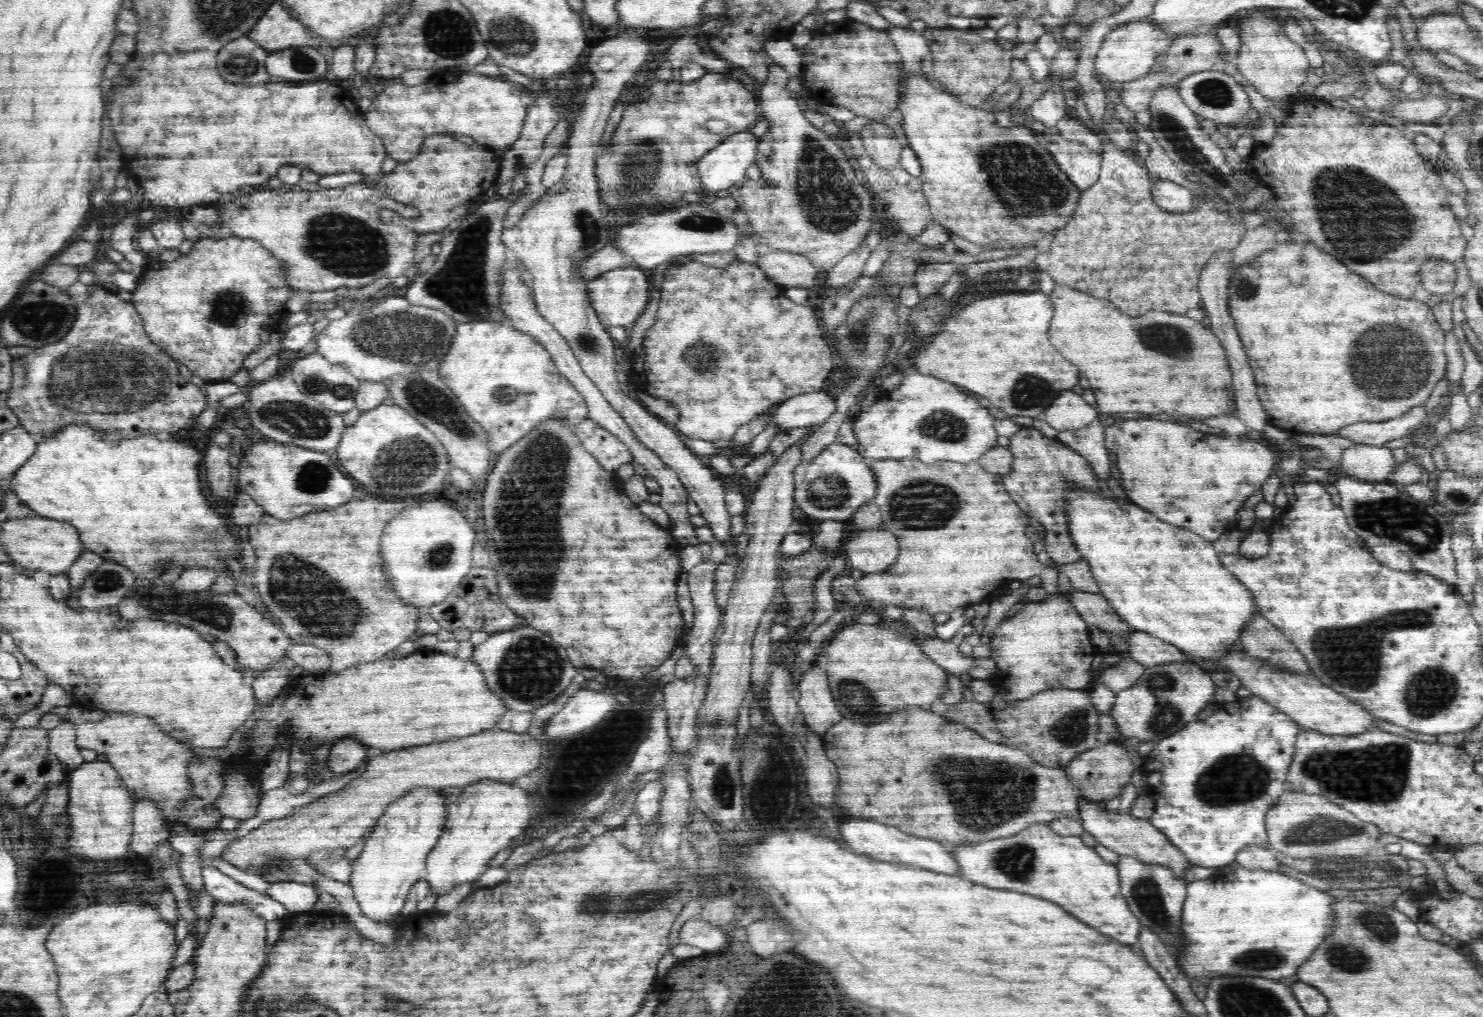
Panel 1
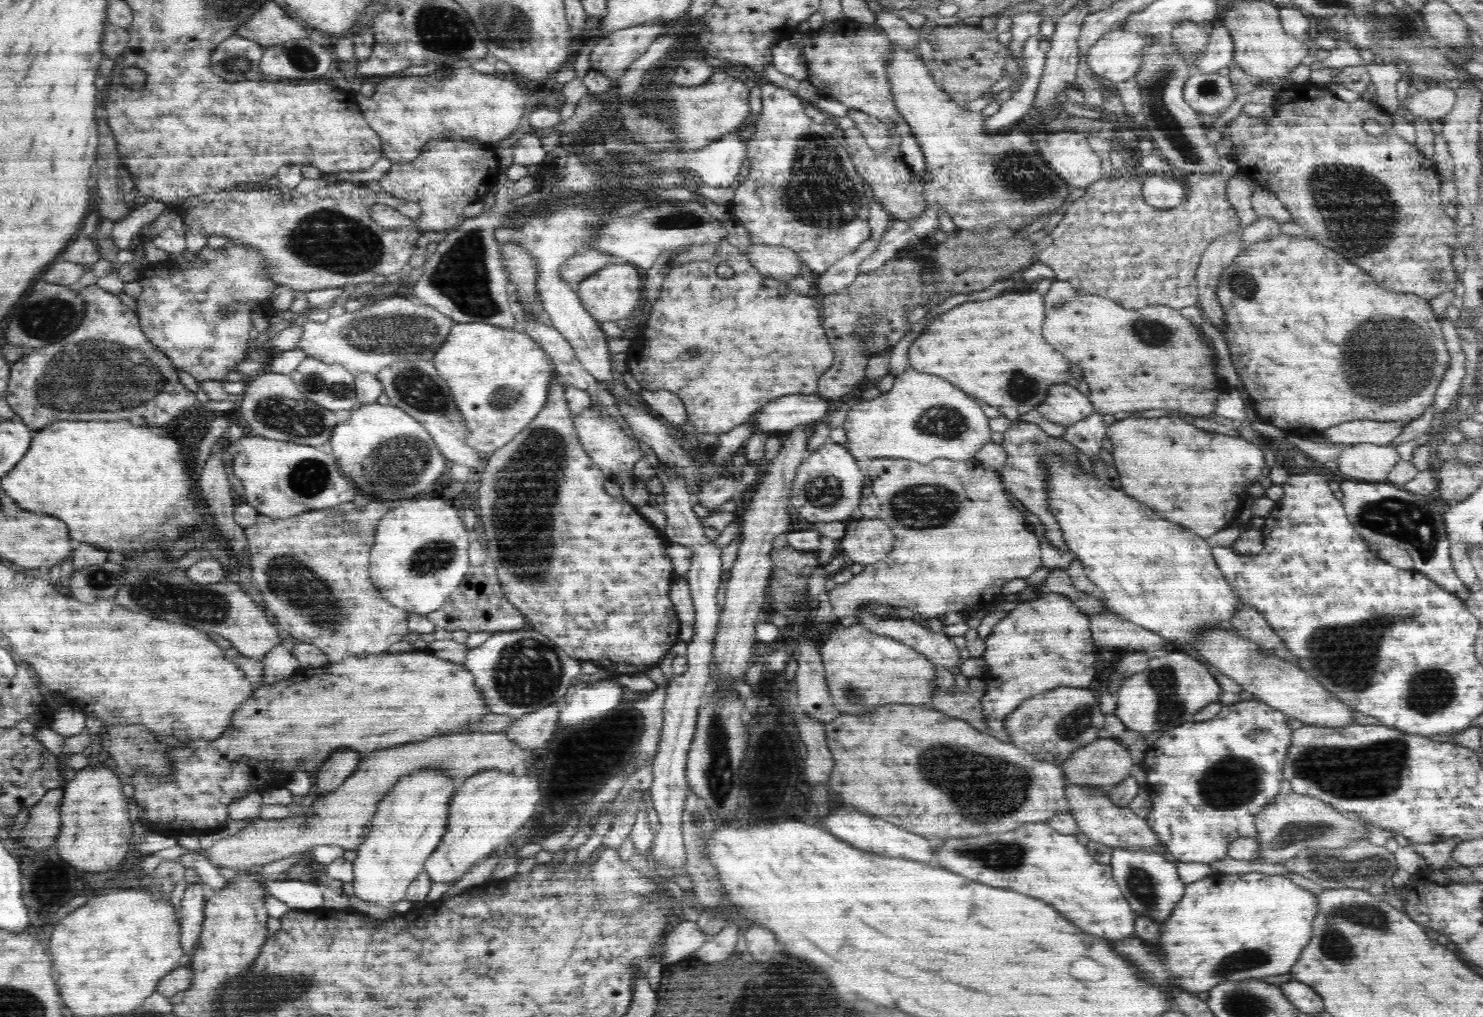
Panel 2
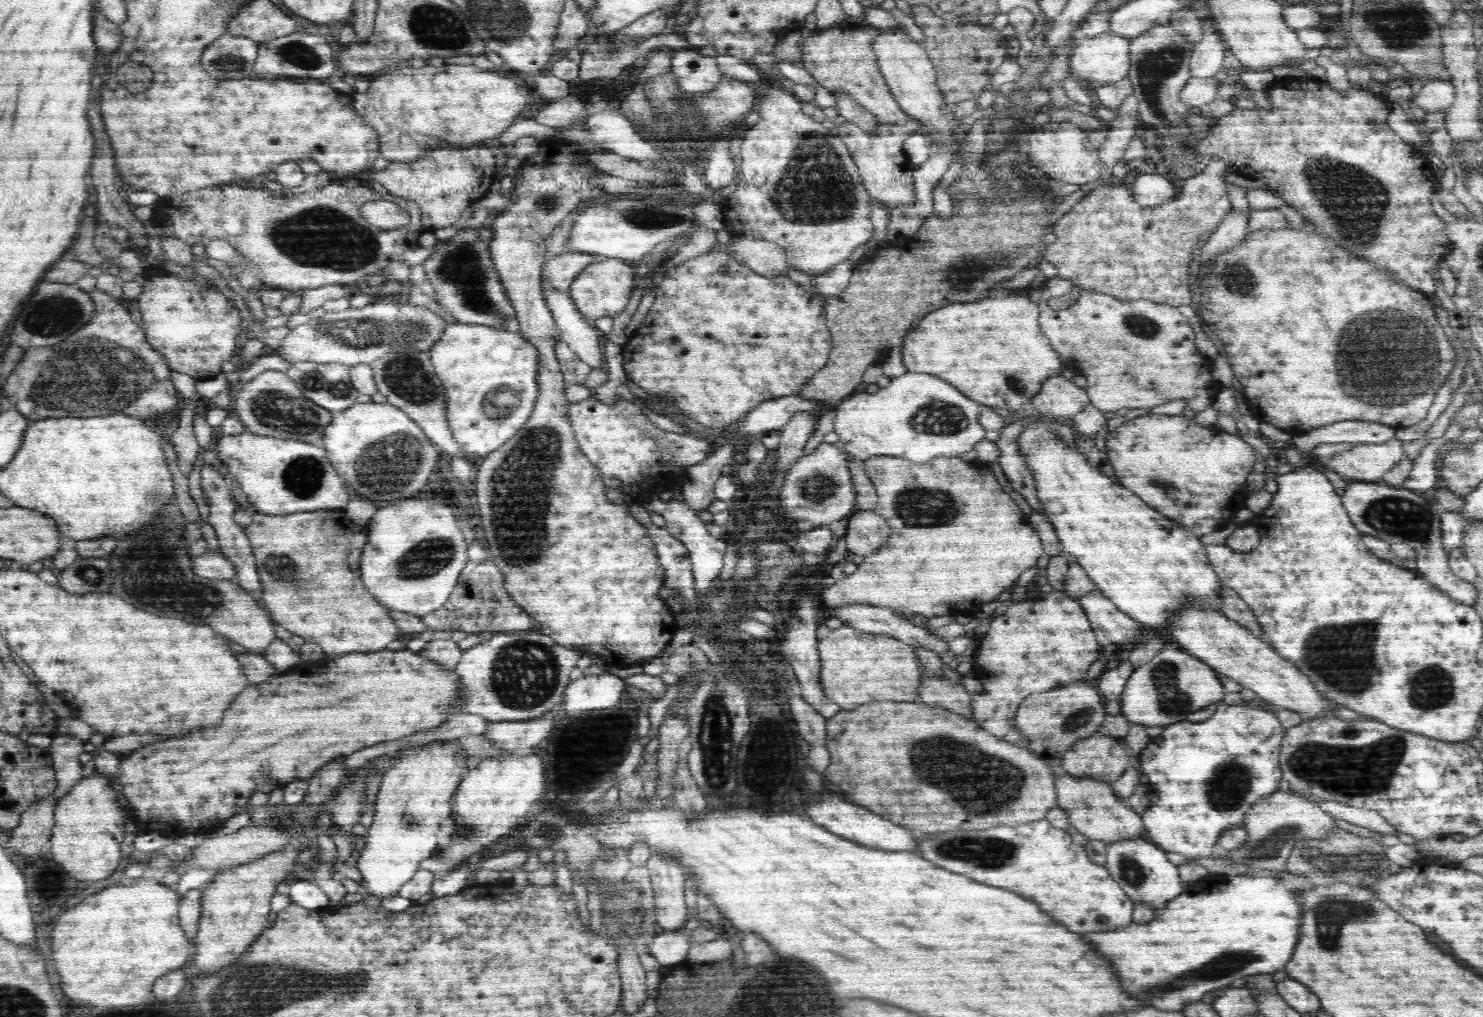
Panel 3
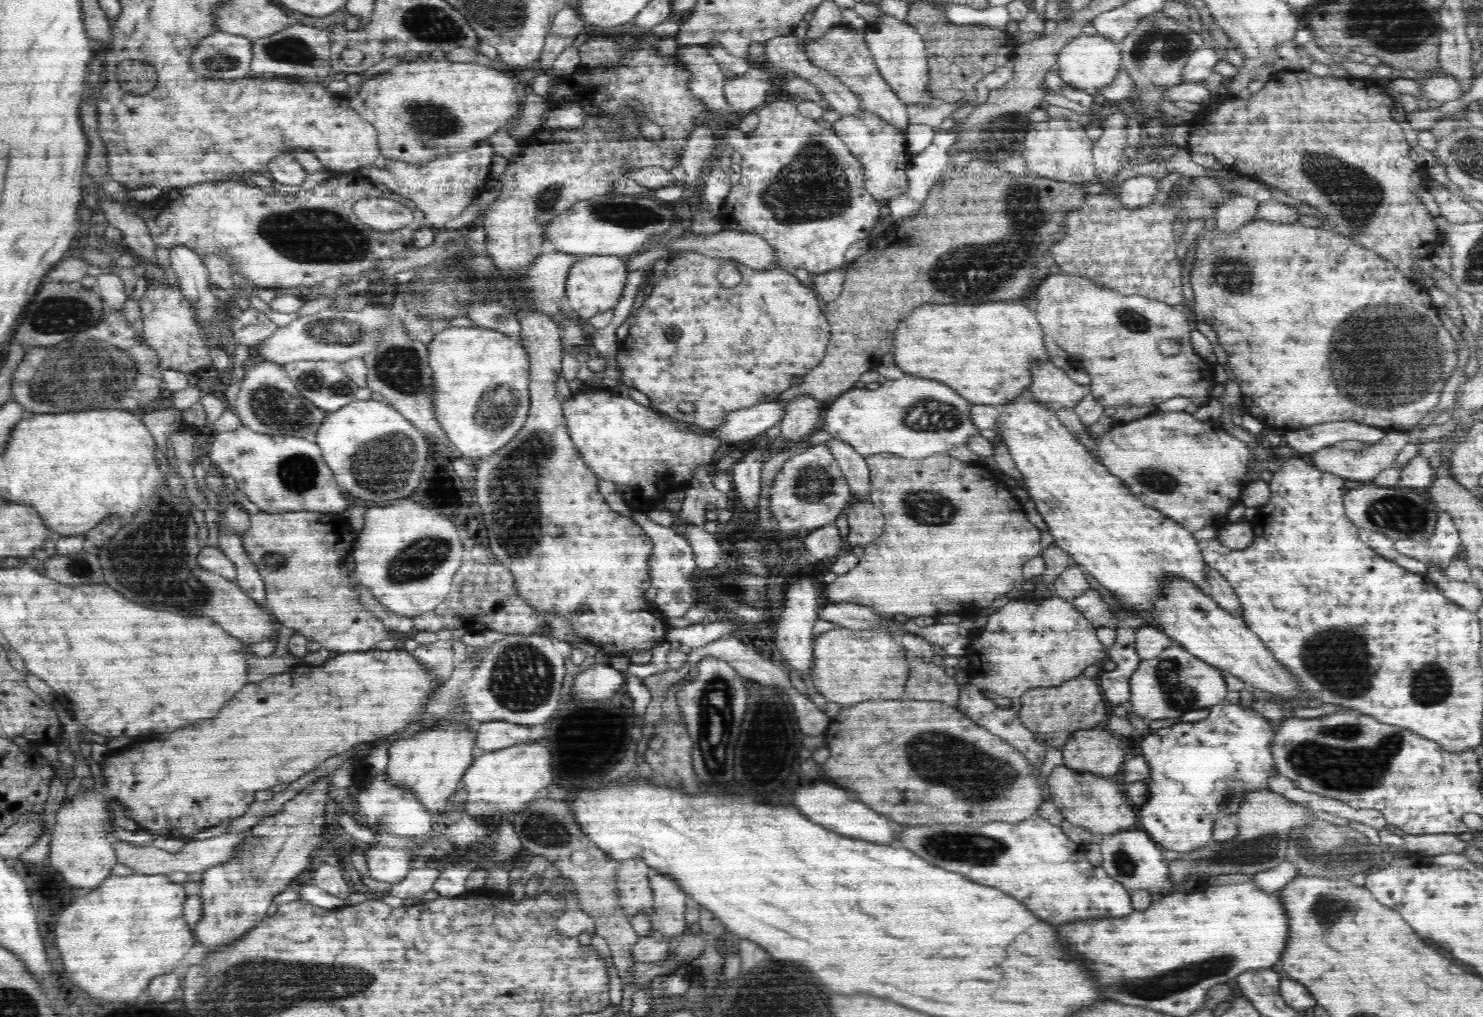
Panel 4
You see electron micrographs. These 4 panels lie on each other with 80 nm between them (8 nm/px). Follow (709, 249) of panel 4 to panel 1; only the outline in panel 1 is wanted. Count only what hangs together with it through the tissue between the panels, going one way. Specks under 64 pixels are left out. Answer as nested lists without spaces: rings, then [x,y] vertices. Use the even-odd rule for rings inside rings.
[[[770,252],[760,258],[760,269],[768,278],[779,282],[786,288],[800,287],[810,290],[816,282],[820,270],[800,254],[788,252]]]

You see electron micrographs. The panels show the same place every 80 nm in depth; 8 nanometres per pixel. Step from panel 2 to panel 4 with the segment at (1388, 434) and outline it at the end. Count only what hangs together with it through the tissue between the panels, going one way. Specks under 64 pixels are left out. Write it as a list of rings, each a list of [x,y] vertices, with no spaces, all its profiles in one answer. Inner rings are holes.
[[[1328,422],[1328,424],[1316,424],[1298,431],[1284,433],[1284,438],[1296,450],[1302,453],[1314,453],[1320,448],[1333,446],[1345,440],[1378,443],[1388,434],[1386,430],[1358,422]]]

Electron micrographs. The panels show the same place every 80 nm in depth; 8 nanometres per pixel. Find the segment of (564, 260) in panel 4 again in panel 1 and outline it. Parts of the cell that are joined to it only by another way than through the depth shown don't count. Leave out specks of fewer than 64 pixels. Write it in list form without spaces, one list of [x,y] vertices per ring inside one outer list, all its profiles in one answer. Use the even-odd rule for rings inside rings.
[[[606,245],[602,250],[590,254],[586,259],[582,259],[576,266],[575,272],[584,279],[594,279],[608,270],[615,267],[635,266],[626,254],[618,252],[618,249],[610,248]]]

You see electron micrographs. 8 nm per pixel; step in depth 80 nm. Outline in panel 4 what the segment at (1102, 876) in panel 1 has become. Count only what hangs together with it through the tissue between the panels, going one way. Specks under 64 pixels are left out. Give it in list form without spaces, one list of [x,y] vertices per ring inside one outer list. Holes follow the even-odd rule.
[[[1038,814],[1031,815],[1030,818],[1023,819],[1022,822],[1014,824],[1008,824],[1008,822],[990,822],[990,824],[986,824],[986,826],[978,826],[978,828],[976,828],[976,826],[958,826],[958,824],[932,824],[932,826],[926,826],[926,828],[908,828],[908,825],[902,825],[904,825],[904,830],[900,832],[900,842],[902,842],[908,850],[912,850],[916,856],[924,858],[924,860],[930,862],[930,864],[942,866],[944,870],[964,874],[966,878],[970,878],[970,880],[974,880],[974,882],[976,882],[976,878],[980,878],[980,884],[994,886],[994,888],[998,888],[1000,892],[1014,896],[1016,900],[1024,902],[1038,918],[1042,918],[1042,920],[1048,922],[1048,924],[1058,926],[1058,924],[1062,924],[1062,922],[1070,922],[1070,918],[1100,918],[1100,916],[1102,916],[1102,918],[1122,918],[1122,916],[1130,914],[1130,910],[1132,910],[1132,904],[1130,904],[1131,898],[1130,894],[1128,894],[1129,890],[1126,889],[1122,883],[1110,878],[1110,875],[1106,874],[1102,866],[1092,866],[1088,858],[1086,858],[1084,847],[1072,842],[1068,836],[1064,834],[1060,826],[1050,824],[1050,821],[1038,816]]]

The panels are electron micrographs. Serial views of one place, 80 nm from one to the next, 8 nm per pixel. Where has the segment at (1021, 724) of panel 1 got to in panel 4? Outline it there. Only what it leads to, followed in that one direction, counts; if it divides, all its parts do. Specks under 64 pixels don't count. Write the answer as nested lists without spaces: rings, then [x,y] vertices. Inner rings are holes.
[[[1083,674],[1064,682],[1062,686],[1028,690],[1026,694],[1022,694],[1021,701],[1022,706],[1019,710],[1021,723],[1033,731],[1046,749],[1062,750],[1066,740],[1076,730],[1090,730],[1098,726],[1100,722],[1106,721],[1106,712],[1108,712],[1107,701],[1101,693],[1097,678],[1089,679]]]

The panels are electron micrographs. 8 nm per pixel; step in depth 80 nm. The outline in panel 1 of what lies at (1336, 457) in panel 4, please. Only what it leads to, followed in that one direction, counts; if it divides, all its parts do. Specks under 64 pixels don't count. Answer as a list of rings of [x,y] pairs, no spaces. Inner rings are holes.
[[[1356,443],[1344,450],[1338,465],[1348,476],[1368,482],[1387,482],[1398,464],[1390,452],[1390,449],[1380,445]]]

